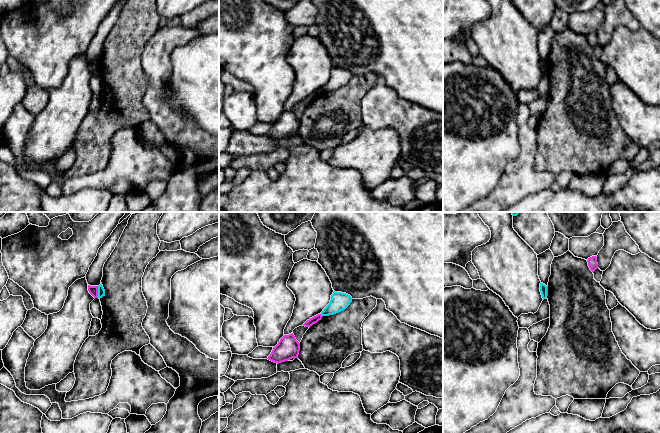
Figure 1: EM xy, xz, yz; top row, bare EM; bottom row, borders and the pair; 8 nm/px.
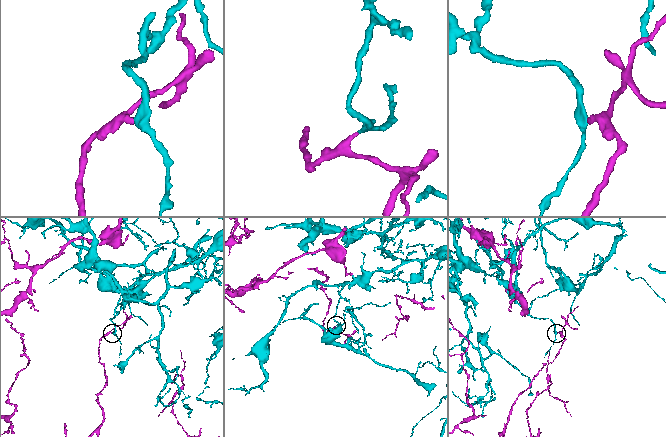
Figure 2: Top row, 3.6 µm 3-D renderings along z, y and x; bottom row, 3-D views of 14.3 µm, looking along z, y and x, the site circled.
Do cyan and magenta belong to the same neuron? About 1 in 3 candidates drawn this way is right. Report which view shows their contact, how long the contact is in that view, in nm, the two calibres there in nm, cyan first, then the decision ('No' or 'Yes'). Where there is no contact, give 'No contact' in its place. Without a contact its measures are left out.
Touches cyan in xy. Shared border 100 nm. Thickness 60 nm (cyan) against 80 nm. No

